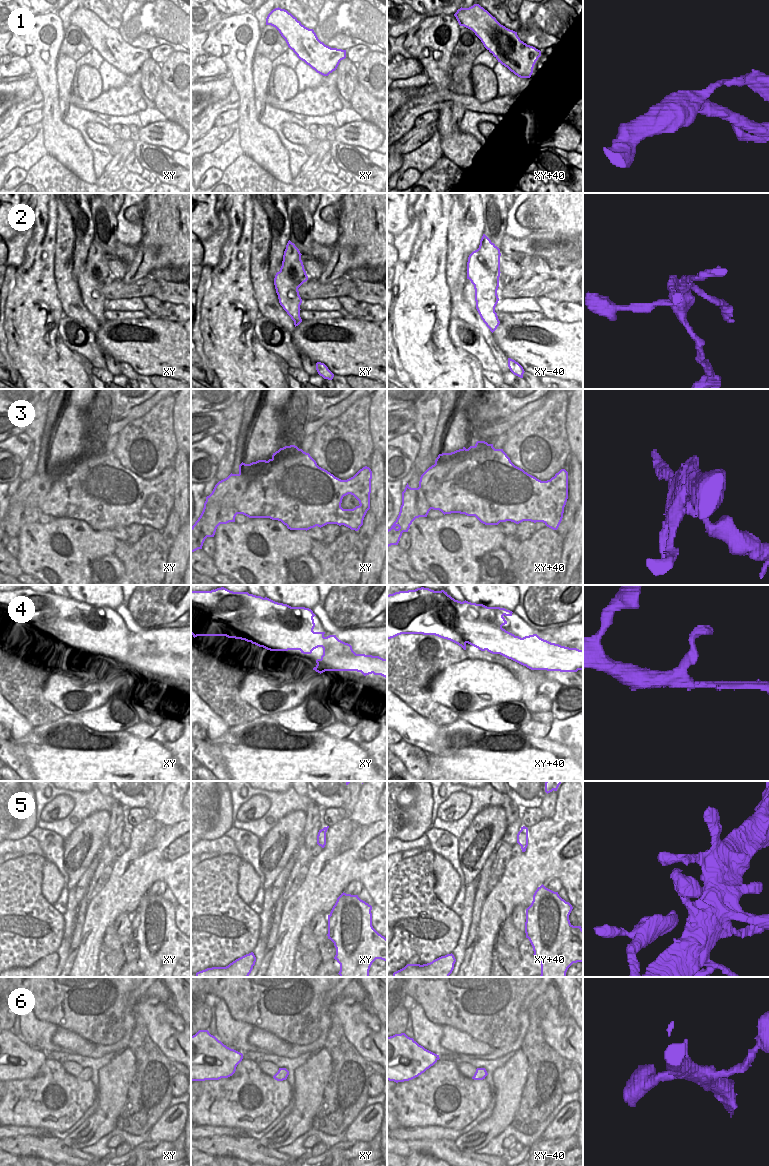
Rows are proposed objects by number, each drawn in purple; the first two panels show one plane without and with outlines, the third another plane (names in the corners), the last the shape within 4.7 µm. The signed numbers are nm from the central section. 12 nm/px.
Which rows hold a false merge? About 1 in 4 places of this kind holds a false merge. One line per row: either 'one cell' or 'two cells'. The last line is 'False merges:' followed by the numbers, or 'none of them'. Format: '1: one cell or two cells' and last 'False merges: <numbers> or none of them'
1: one cell
2: two cells
3: two cells
4: one cell
5: one cell
6: one cell
False merges: 2, 3

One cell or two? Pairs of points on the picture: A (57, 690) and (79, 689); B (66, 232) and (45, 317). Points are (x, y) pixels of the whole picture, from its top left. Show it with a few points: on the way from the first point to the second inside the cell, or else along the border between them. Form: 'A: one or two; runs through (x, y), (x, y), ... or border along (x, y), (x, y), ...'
A: one; runs through (62, 690), (74, 689)
B: two; border along (54, 255), (54, 282), (60, 302)

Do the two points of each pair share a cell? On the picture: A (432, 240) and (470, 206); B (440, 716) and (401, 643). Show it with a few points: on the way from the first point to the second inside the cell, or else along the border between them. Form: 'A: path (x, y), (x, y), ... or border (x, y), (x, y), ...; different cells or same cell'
A: border (452, 204), (447, 234), (447, 251); different cells
B: path (422, 698), (410, 683), (406, 661); same cell

